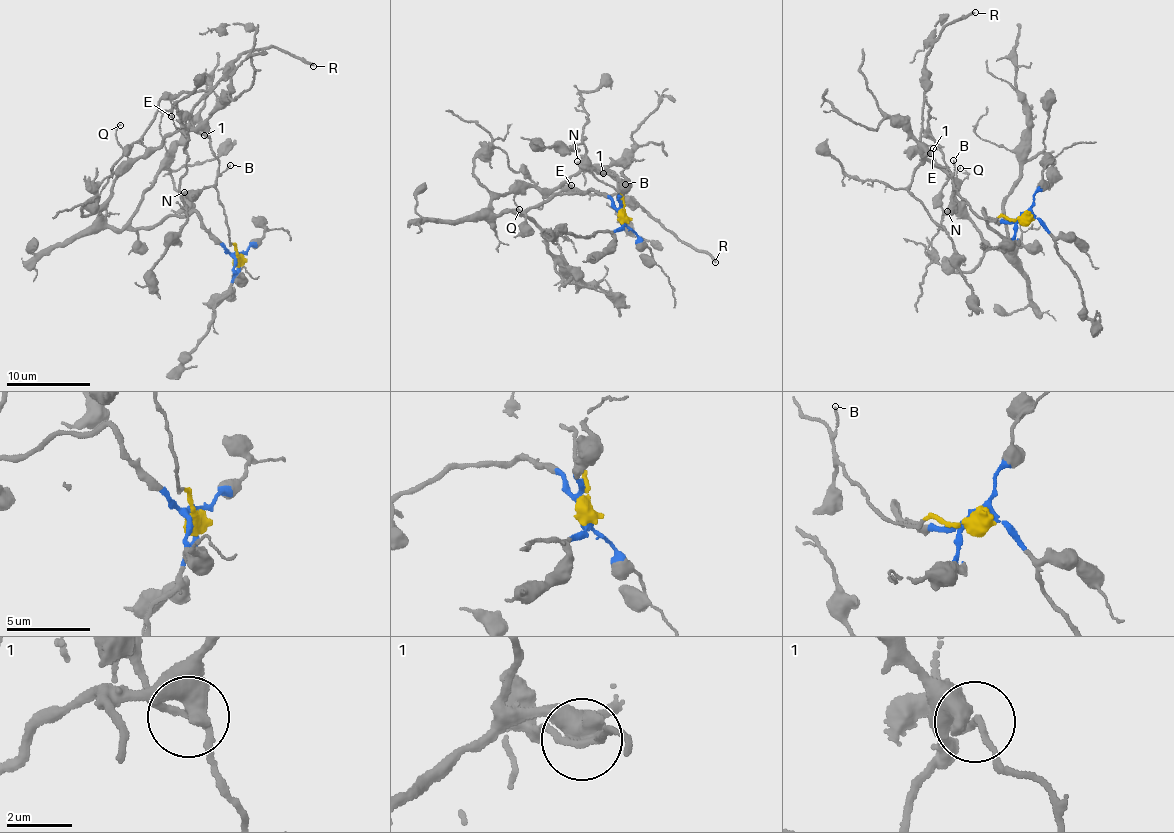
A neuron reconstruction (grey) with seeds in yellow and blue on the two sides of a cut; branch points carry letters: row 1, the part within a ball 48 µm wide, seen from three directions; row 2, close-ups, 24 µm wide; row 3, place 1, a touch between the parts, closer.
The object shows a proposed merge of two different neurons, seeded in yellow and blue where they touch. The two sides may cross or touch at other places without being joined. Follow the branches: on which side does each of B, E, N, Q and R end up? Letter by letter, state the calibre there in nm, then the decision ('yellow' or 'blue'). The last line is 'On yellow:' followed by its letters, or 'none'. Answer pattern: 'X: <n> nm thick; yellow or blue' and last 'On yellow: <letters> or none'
B: 140 nm thick; yellow
E: 100 nm thick; yellow
N: 460 nm thick; yellow
Q: 120 nm thick; blue
R: 200 nm thick; yellow
On yellow: B, E, N, R

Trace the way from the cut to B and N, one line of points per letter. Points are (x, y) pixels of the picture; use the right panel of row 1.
B: (1025, 214), (1008, 220), (1004, 217), (985, 219), (977, 215), (952, 182), (954, 160)
N: (1025, 214), (1008, 220), (1004, 217), (981, 218), (955, 190), (946, 211)

